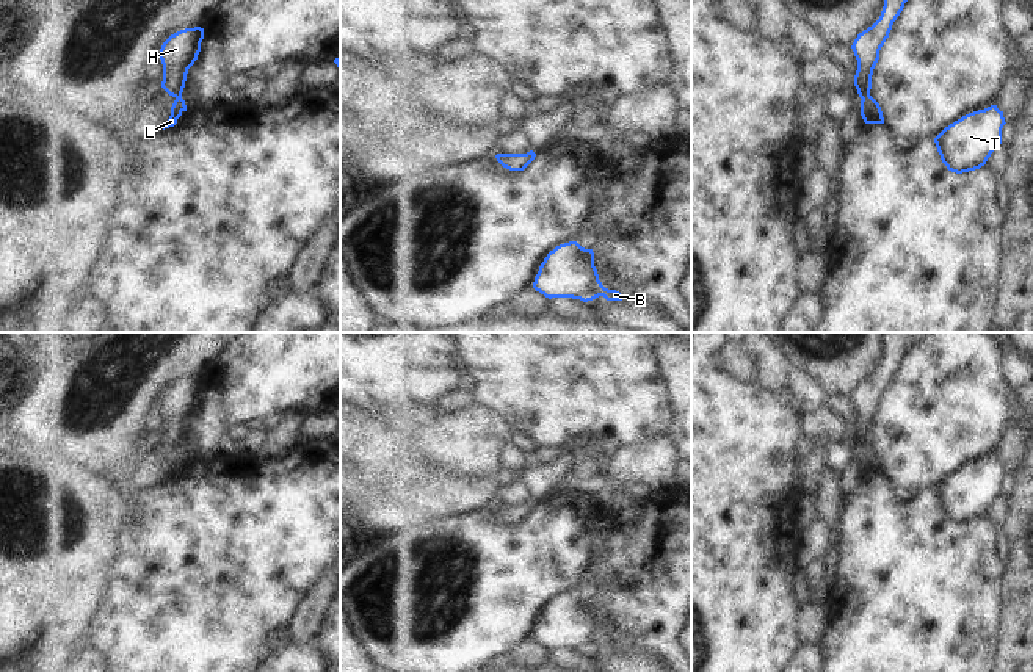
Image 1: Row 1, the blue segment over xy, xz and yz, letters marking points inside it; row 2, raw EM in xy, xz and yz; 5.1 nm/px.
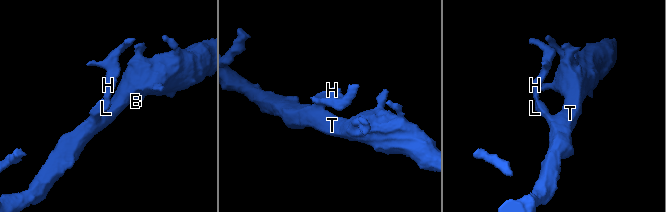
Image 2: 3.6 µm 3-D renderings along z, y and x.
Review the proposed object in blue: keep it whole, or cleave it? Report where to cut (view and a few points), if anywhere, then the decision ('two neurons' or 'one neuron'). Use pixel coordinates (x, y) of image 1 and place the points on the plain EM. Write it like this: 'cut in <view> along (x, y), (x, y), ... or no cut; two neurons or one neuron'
no cut; one neuron

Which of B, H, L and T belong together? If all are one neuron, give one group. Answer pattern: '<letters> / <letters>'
B H L T

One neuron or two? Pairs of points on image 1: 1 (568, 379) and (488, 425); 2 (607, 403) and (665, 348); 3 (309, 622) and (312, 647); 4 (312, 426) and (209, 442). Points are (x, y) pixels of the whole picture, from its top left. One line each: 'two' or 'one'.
1: two
2: two
3: two
4: two

